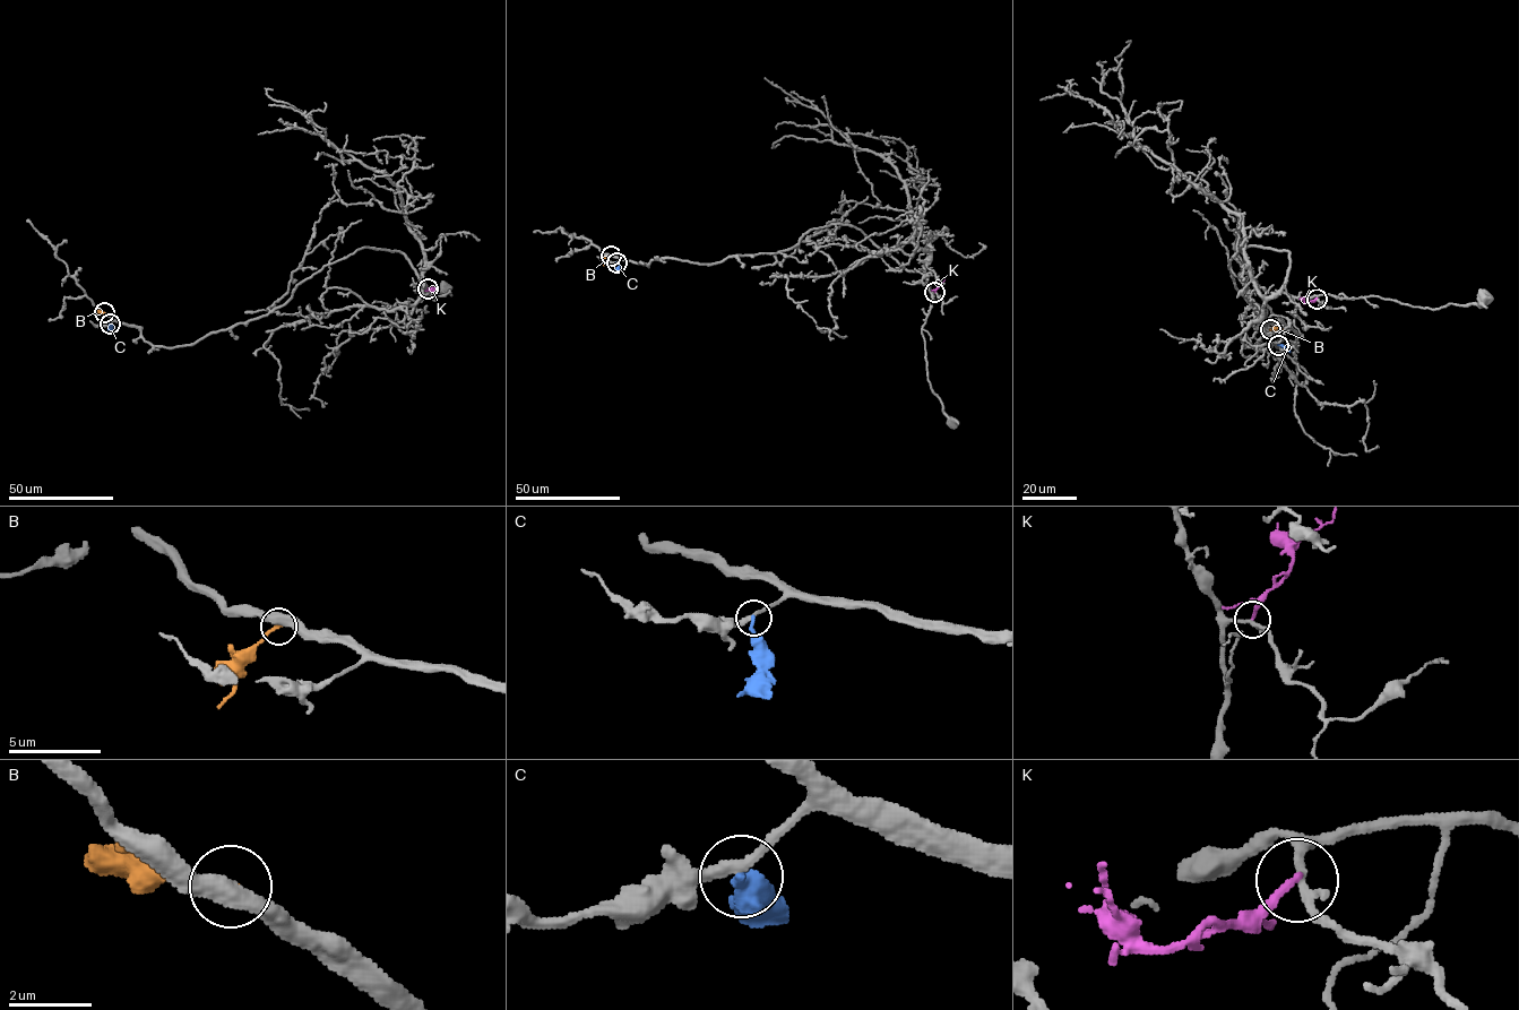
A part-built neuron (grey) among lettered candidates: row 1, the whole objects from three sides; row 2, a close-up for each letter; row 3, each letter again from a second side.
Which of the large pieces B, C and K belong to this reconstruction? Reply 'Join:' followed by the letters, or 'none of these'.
Join: B

